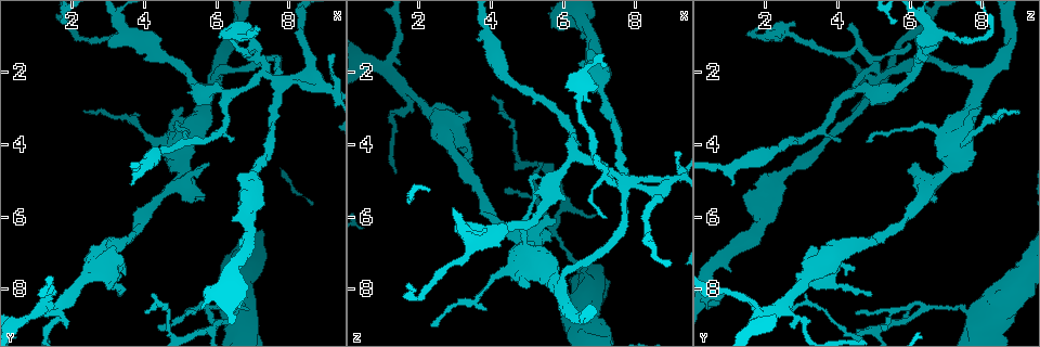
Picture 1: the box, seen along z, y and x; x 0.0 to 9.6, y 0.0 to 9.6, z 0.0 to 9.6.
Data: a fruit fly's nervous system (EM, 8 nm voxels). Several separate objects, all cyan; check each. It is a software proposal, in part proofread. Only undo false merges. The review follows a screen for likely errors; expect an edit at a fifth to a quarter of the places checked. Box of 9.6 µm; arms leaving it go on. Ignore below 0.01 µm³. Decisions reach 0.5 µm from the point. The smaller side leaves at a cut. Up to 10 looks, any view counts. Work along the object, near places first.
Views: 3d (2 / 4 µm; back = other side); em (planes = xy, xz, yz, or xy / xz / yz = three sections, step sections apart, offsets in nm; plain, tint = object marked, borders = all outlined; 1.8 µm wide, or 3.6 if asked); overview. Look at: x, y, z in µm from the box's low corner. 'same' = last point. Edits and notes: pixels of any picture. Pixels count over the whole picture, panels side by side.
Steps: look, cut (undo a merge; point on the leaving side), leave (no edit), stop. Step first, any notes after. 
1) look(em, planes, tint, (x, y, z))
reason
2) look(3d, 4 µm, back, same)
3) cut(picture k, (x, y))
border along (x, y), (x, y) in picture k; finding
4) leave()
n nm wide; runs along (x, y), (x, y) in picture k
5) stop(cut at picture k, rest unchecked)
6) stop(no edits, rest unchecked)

look(3d, 4 µm, (7.60, 2.10, 5.10))
two arms at a narrow angle

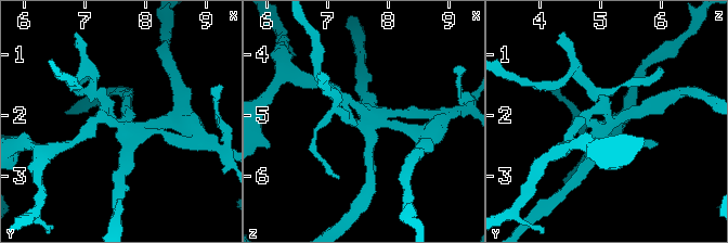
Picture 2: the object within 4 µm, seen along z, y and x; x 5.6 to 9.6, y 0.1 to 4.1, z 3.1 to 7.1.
look(em, yz, step 8, tint, (7.65, 2.10, 5.15))

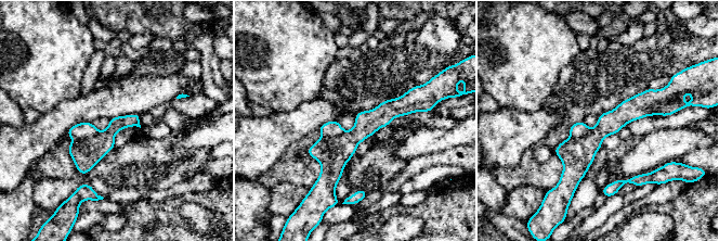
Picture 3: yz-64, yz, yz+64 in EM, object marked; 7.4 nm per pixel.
look(em, planes, borders, same)

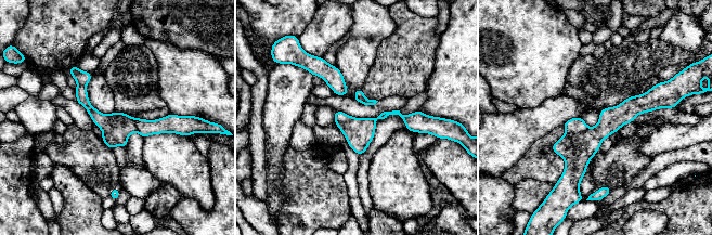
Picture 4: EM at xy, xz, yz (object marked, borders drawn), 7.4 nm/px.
cut(picture 4, (577, 126))
a second neuron is stuck on

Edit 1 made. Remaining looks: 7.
look(overview)

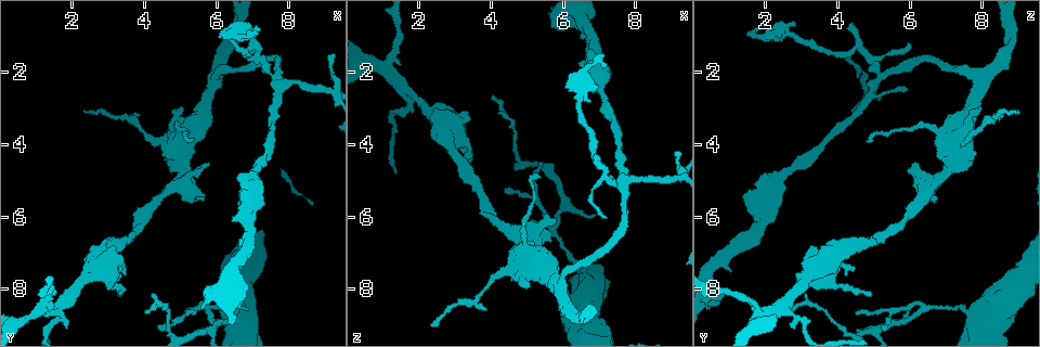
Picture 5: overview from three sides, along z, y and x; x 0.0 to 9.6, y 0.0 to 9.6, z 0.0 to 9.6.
look(3d, 4 µm, (1.35, 8.50, 2.25))
abrupt turn

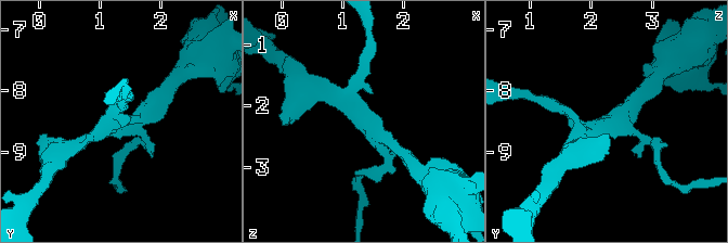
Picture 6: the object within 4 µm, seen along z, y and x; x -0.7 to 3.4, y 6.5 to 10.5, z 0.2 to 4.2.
look(em, yz, step 8, plain, (1.40, 8.50, 2.15))
4 arms; now the EM

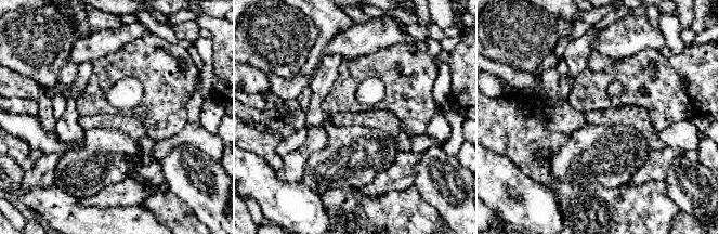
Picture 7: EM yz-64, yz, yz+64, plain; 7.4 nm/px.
look(em, yz, step 8, borders, same)

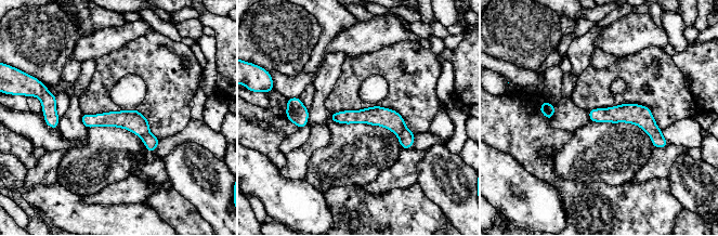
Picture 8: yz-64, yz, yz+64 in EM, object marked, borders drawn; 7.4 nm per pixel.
leave()
runs along (333, 116), (384, 117), (410, 143) in picture 8; all the same neuron

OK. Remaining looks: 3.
look(em, yz, step 4, tint, (5.80, 8.55, 6.40))
side arm on a straight run

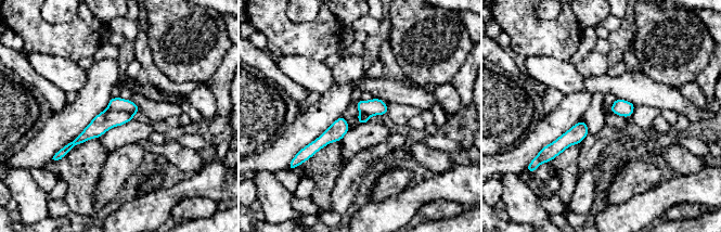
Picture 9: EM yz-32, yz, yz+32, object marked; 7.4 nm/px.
look(em, planes, tint, same)

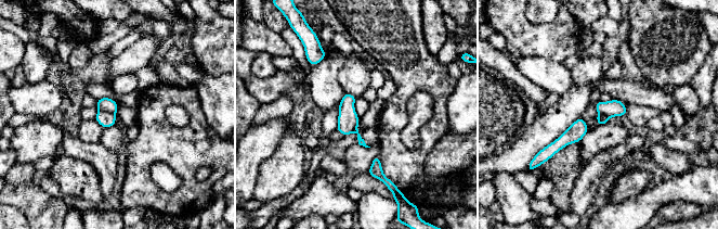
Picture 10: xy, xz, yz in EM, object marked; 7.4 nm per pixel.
cut(picture 10, (106, 119))
a second neuron is stuck on

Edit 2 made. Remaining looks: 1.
stop(cut at picture 4, cut at picture 10, rest unchecked)

